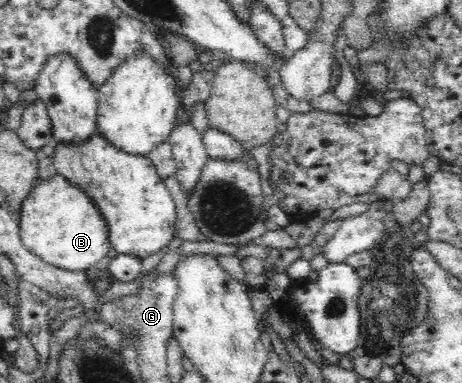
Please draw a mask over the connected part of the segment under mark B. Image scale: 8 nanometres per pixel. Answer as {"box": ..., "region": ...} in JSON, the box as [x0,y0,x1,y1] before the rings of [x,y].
{"box":[19,173,112,272],"region":[[[59,173],[45,180],[37,181],[27,198],[23,200],[19,235],[21,236],[23,247],[39,257],[42,262],[63,268],[68,272],[87,271],[101,259],[107,257],[112,248],[111,243],[109,243],[107,221],[103,219],[99,209],[95,207],[95,202],[83,190],[77,188],[75,184],[71,184],[69,180]]]}

